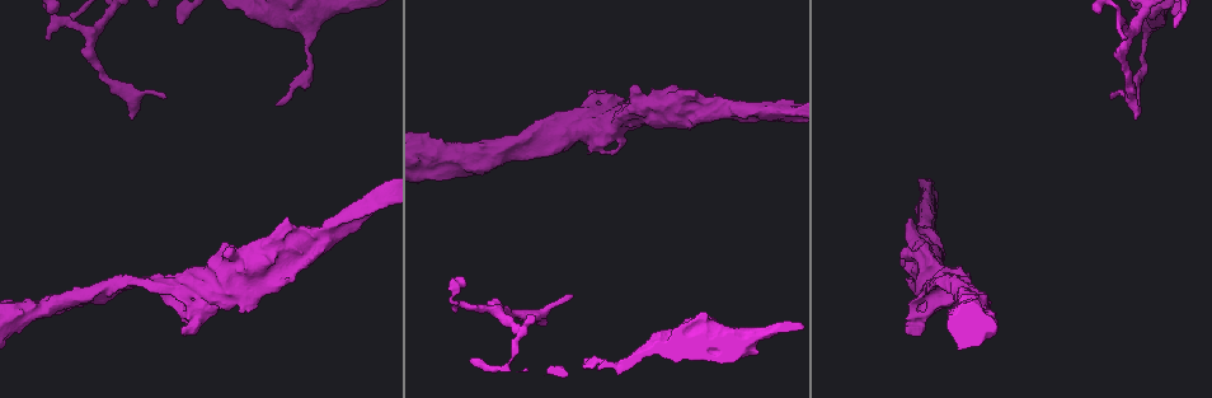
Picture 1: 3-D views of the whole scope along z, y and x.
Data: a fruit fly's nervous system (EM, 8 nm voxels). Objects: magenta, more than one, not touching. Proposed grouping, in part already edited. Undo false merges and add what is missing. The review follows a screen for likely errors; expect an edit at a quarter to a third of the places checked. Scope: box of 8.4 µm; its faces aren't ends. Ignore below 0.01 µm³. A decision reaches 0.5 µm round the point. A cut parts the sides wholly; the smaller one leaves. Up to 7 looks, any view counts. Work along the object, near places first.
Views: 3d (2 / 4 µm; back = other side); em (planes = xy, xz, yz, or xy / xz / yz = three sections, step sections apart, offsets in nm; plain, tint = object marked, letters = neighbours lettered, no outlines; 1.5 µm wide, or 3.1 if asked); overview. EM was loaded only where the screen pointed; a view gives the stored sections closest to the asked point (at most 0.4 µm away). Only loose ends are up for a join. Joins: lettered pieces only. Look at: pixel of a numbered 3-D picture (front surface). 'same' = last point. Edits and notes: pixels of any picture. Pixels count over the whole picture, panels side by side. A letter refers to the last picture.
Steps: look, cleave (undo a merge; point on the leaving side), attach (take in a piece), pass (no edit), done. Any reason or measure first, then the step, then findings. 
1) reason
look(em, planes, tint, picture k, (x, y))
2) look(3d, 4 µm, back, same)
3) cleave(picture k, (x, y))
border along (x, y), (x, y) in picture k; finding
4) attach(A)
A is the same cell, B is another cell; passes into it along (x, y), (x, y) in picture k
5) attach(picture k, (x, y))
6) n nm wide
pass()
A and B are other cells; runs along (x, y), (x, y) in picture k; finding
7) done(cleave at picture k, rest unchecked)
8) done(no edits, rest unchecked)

an open end
look(em, planes, plain, picture 1, (586, 359))

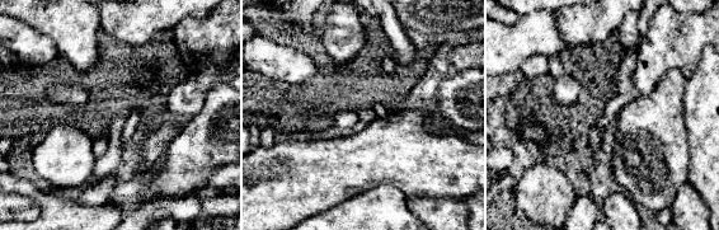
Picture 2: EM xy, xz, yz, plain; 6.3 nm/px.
what lies round it
look(em, planes, letters, same)

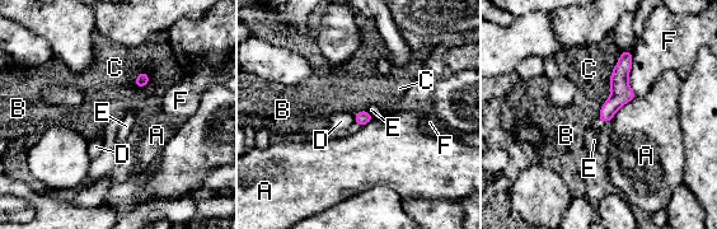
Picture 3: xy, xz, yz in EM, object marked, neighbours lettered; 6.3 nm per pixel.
F touches over 280 nm
pass()
A, B, C, D, E and F are other cells; border along (601, 107), (596, 116) in picture 3; no lettered piece goes on from it

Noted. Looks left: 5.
an open end
look(em, xy, step 4, tint, picture 1, (1134, 116))

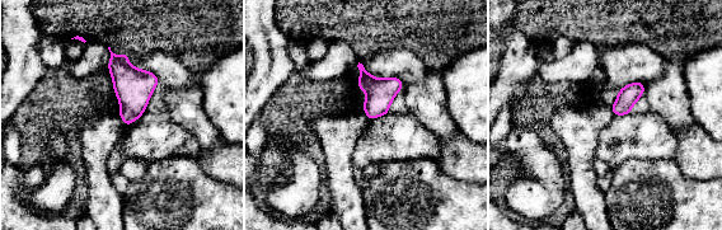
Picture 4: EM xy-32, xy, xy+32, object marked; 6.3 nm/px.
cut it another way
look(em, planes, letters, same)

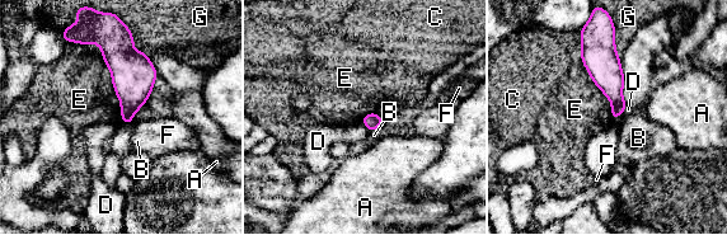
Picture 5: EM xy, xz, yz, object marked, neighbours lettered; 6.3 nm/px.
100 nm wide
pass()
A, B, C, D, E, F and G are other cells; border along (580, 31), (581, 61), (613, 121) in picture 5; no lettered piece goes on from it

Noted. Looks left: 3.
thick turns thin
look(3d, 4 µm, picture 1, (202, 317))

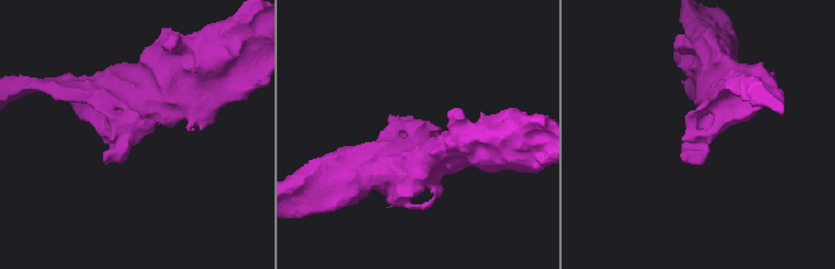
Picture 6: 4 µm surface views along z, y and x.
look(em, xy, step 8, tint, picture 6, (131, 132))

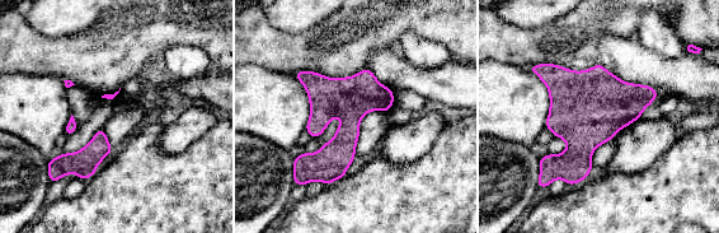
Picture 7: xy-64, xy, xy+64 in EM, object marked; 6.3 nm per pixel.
cut it another way
look(em, planes, letters, same)

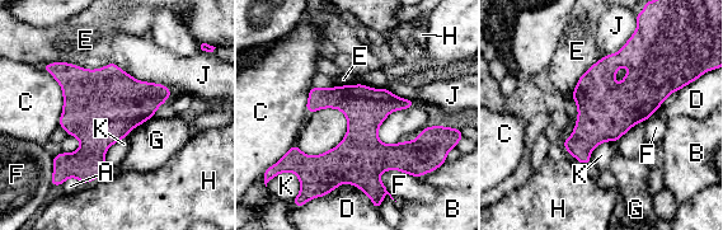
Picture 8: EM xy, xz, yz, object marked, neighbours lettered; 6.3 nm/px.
E touches over 440 nm
pass()
A, B, C, D, E, F, G, H, J and K are other cells; continuous, no second neuron

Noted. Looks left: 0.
done(no edits, rest unchecked)

